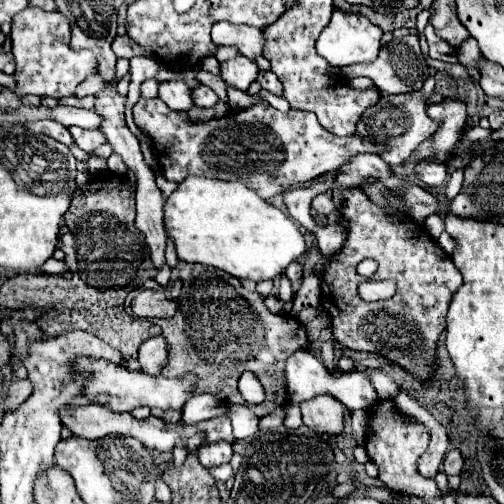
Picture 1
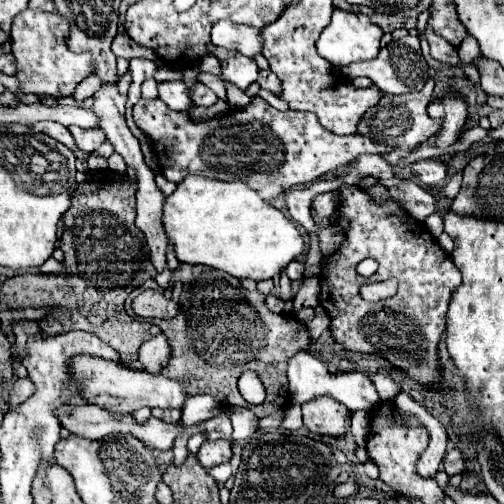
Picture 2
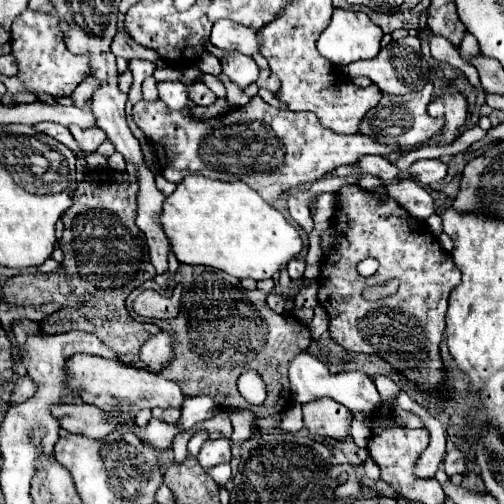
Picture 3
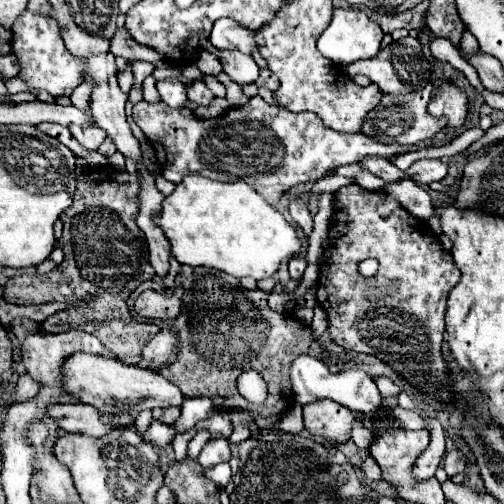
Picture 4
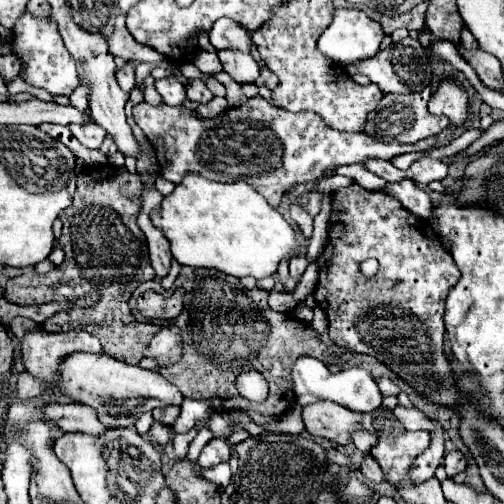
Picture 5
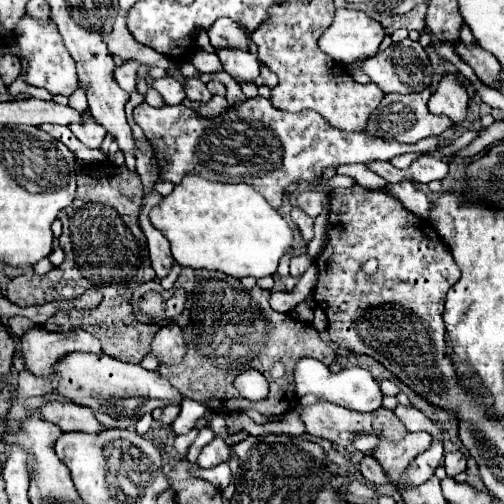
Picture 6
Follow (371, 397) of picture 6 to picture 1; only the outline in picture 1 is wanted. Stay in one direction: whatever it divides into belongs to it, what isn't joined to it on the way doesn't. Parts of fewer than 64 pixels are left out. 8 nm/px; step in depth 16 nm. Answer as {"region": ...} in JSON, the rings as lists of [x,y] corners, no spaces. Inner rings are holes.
{"region":[[[298,350],[294,356],[286,360],[286,380],[288,380],[290,400],[296,404],[310,400],[314,396],[320,396],[320,394],[328,394],[340,400],[348,410],[368,410],[380,400],[368,376],[364,376],[362,372],[342,372],[340,376],[334,376],[326,370],[324,362],[308,350]]]}

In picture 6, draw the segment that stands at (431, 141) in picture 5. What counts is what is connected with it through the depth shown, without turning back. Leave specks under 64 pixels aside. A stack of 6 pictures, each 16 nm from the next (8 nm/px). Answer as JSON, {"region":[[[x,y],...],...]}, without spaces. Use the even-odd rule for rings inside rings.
{"region":[[[262,96],[250,98],[242,102],[240,106],[232,106],[216,118],[204,118],[196,110],[190,110],[182,104],[152,108],[146,102],[142,102],[140,106],[134,108],[134,120],[144,130],[146,138],[150,140],[154,148],[156,164],[160,168],[160,180],[180,184],[186,174],[198,174],[212,182],[228,182],[228,184],[244,182],[252,186],[256,192],[260,192],[274,210],[280,208],[284,192],[292,182],[314,184],[326,166],[338,168],[342,164],[352,164],[352,162],[368,164],[372,160],[390,160],[406,152],[420,154],[420,152],[434,152],[440,148],[440,136],[438,138],[428,136],[416,144],[400,144],[398,140],[380,140],[368,132],[358,132],[358,134],[340,132],[332,128],[318,112],[312,112],[312,110],[298,112],[298,114],[280,112],[270,104],[270,100]]]}

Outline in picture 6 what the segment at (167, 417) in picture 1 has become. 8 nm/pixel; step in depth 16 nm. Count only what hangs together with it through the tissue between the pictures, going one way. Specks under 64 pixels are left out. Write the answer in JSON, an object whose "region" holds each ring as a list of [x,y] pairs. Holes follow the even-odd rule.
{"region":[[[168,404],[168,408],[156,408],[156,410],[152,412],[152,418],[154,418],[154,420],[160,420],[160,422],[164,422],[164,424],[172,424],[172,422],[176,420],[178,412],[180,412],[180,406]]]}

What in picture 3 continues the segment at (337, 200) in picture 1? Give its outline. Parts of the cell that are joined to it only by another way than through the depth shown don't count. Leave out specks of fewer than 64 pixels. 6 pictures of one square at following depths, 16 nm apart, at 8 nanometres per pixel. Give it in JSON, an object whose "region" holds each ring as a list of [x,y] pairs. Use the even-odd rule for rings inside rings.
{"region":[[[366,156],[364,160],[358,160],[358,166],[362,172],[370,172],[382,180],[392,180],[398,178],[396,168],[392,168],[392,164],[380,156]]]}

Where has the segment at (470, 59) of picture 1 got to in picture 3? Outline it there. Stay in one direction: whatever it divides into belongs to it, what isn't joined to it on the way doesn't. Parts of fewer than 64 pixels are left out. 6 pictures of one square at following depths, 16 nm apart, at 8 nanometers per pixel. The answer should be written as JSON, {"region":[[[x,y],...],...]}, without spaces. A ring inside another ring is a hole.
{"region":[[[466,32],[462,44],[458,46],[458,50],[460,50],[460,56],[462,56],[466,62],[470,62],[468,56],[476,56],[476,54],[478,54],[478,42],[476,42],[476,38],[474,38],[470,32]]]}

